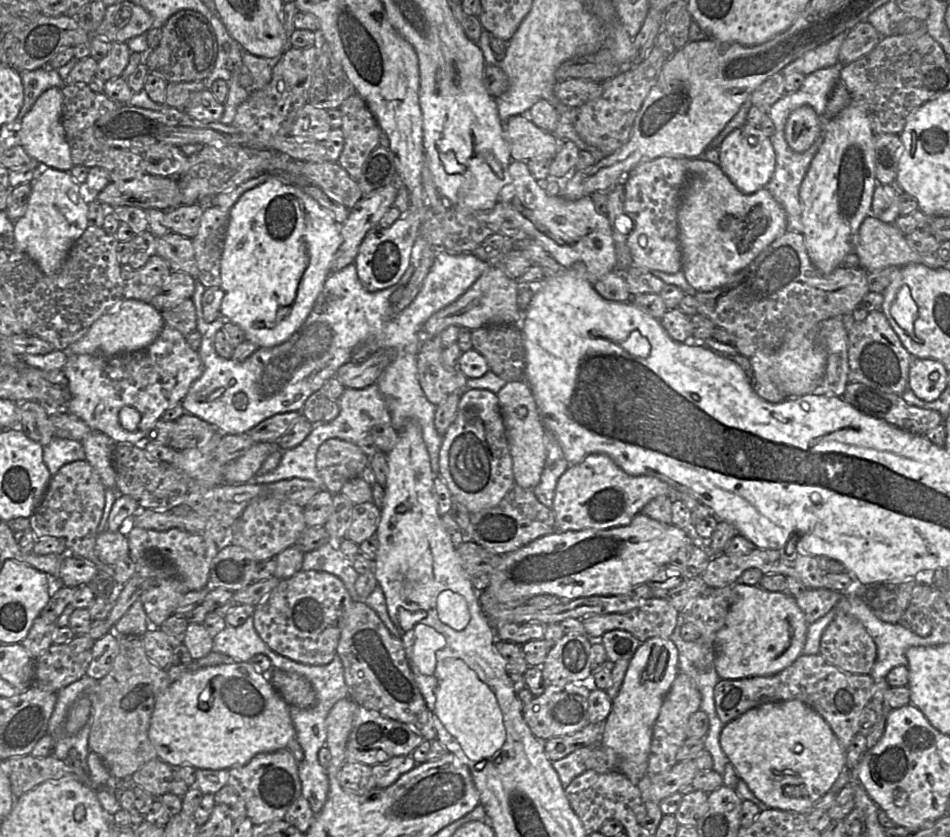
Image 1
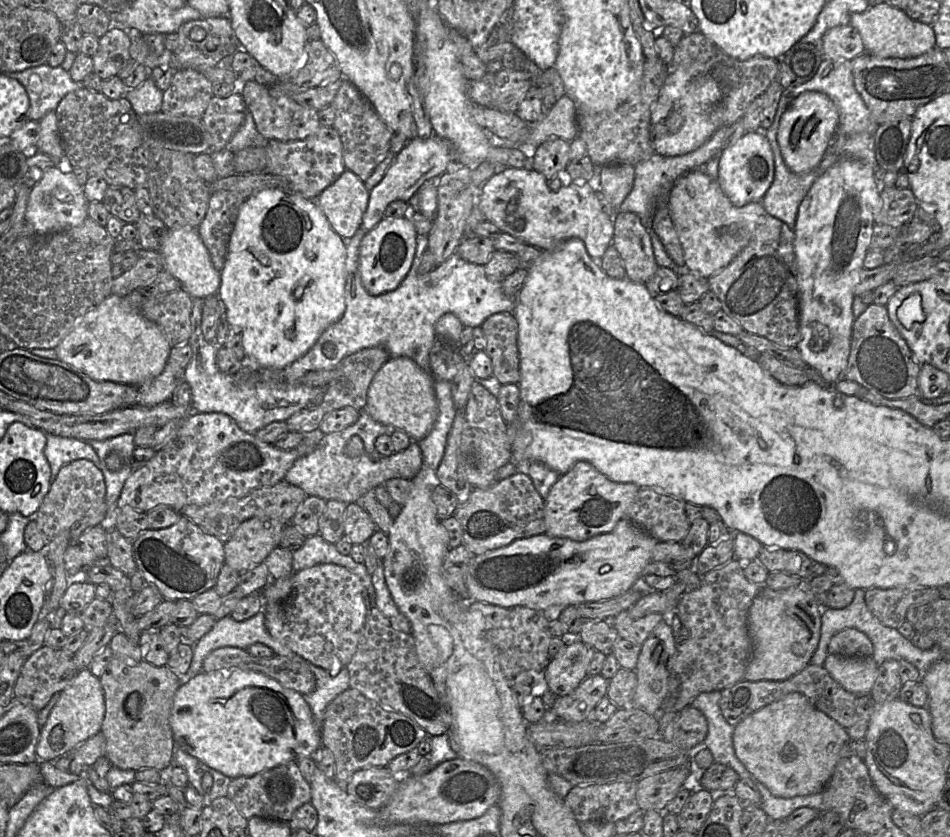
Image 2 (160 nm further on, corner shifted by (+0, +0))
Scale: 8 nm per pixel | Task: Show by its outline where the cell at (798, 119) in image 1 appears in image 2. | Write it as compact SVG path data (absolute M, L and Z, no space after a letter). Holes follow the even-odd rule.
M807 91L795 98L782 115L777 132L780 152L787 167L795 174L815 169L837 135L838 124L838 108L826 94Z

